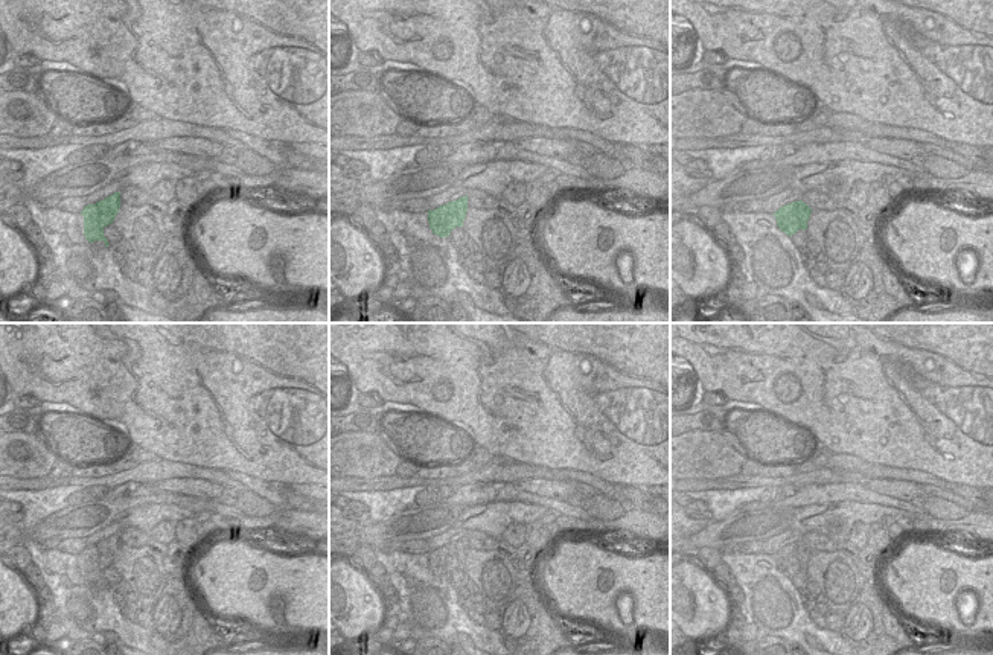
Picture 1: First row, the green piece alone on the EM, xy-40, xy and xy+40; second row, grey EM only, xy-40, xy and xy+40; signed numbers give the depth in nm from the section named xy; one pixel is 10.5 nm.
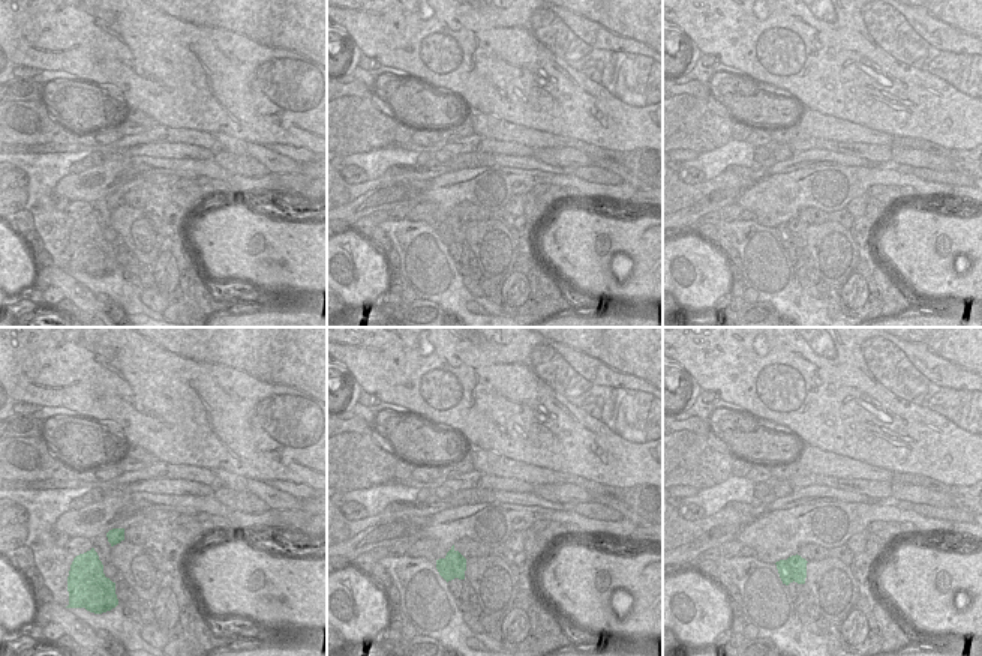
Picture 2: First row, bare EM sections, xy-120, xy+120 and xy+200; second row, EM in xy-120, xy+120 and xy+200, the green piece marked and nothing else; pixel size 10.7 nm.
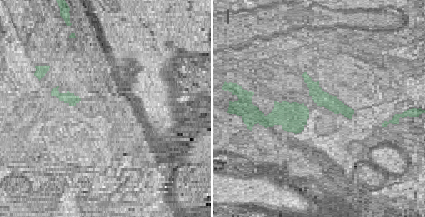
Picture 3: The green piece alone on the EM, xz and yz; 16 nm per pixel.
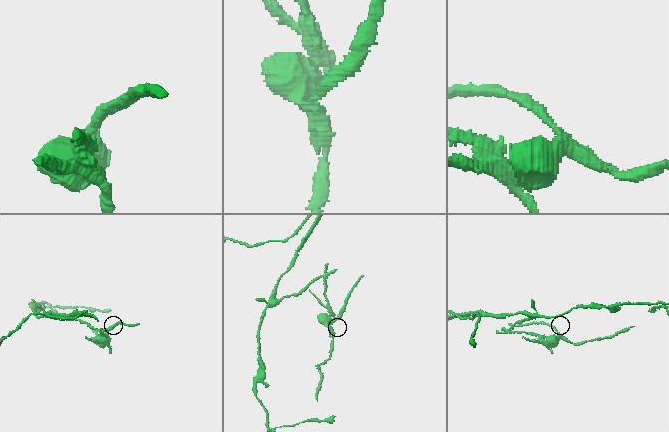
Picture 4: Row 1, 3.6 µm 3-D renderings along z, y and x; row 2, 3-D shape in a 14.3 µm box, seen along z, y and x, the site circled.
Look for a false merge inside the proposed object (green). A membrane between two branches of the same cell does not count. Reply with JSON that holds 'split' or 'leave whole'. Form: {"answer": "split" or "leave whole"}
{"answer": "split"}

